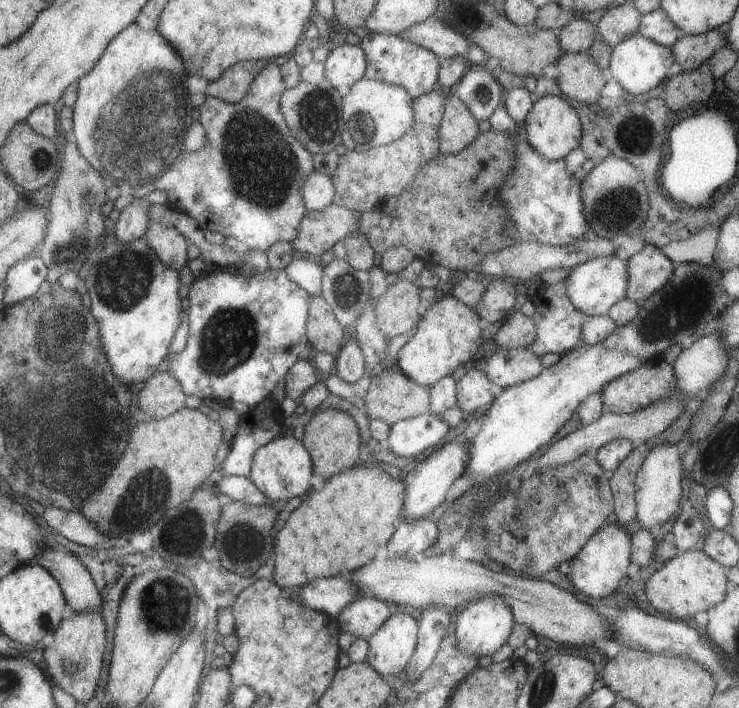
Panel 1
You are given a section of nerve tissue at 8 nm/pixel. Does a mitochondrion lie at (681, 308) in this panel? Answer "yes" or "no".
yes

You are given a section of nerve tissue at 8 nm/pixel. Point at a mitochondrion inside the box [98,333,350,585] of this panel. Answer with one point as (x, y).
(182, 533)

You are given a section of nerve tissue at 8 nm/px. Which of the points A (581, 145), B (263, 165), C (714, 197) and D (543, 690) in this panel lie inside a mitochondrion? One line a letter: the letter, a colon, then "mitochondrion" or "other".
A: other
B: mitochondrion
C: other
D: mitochondrion

